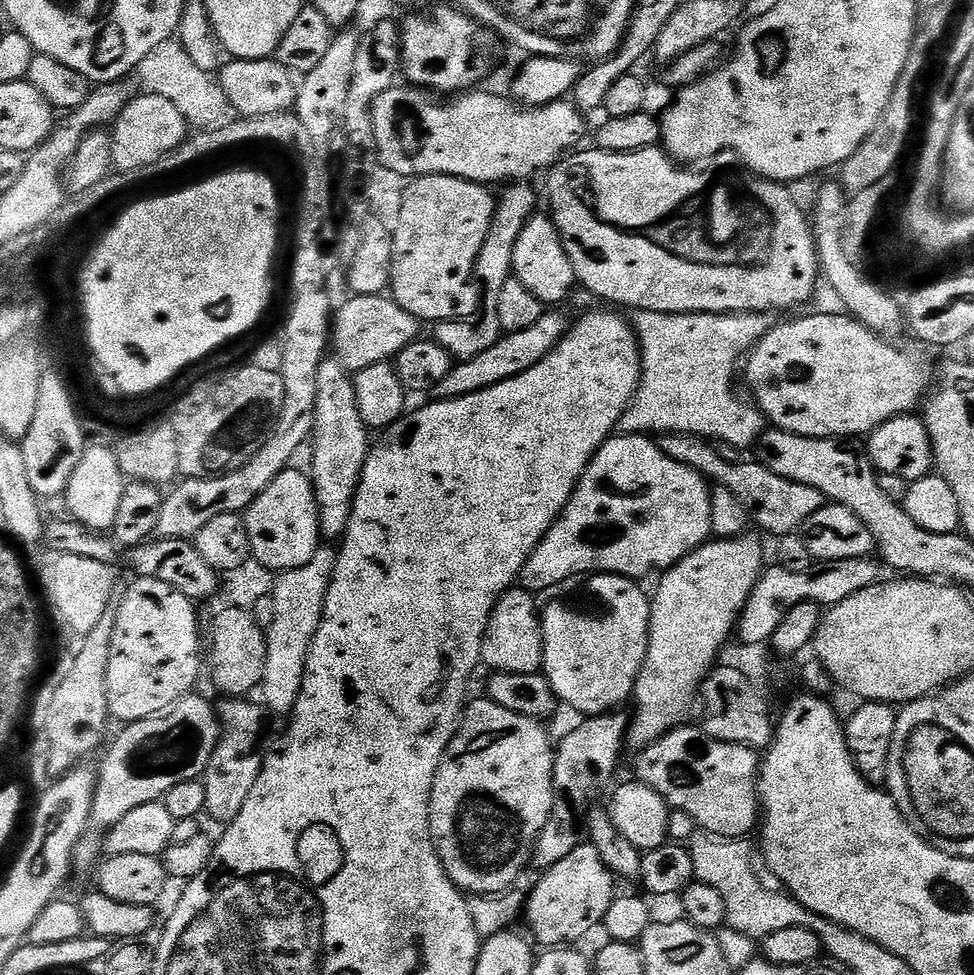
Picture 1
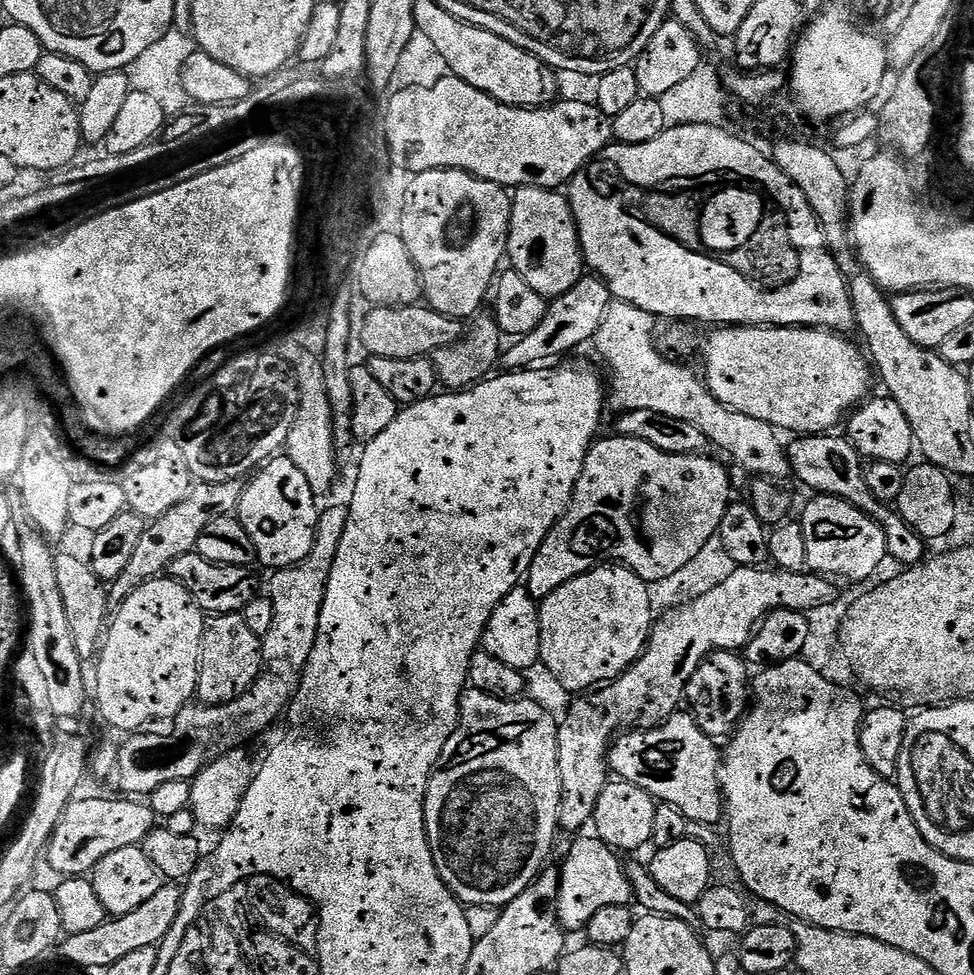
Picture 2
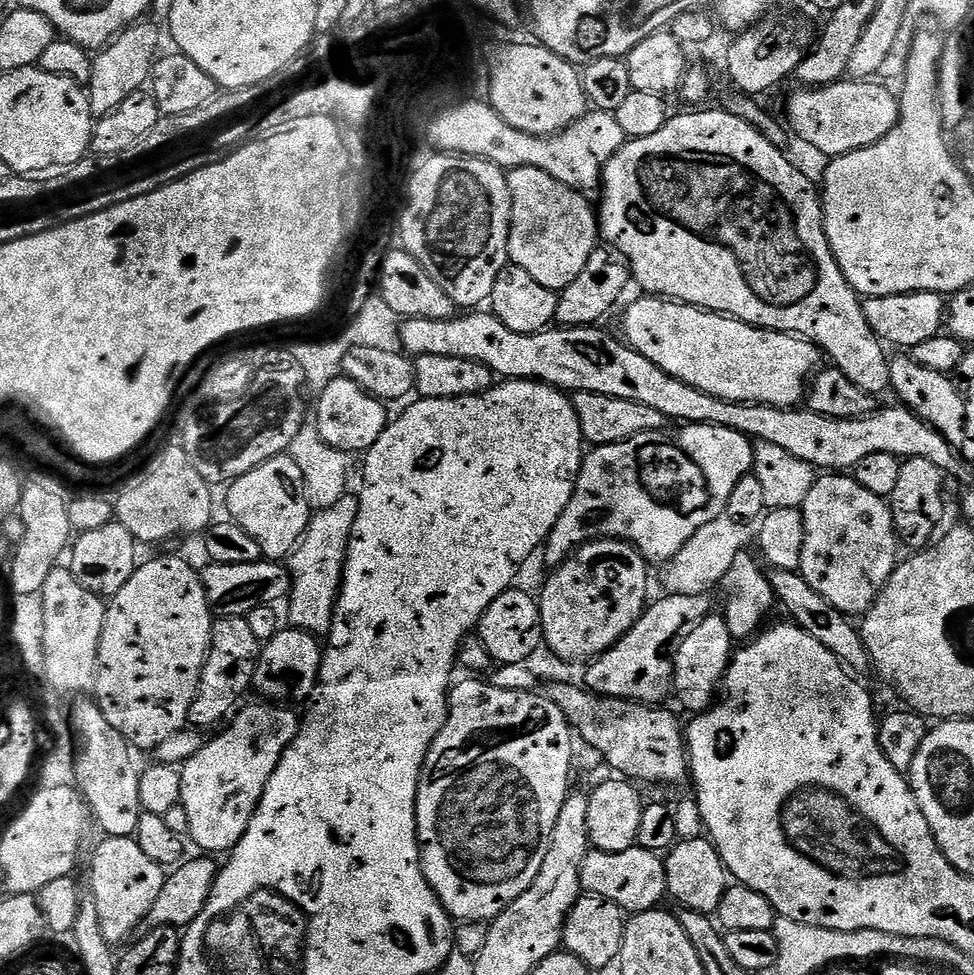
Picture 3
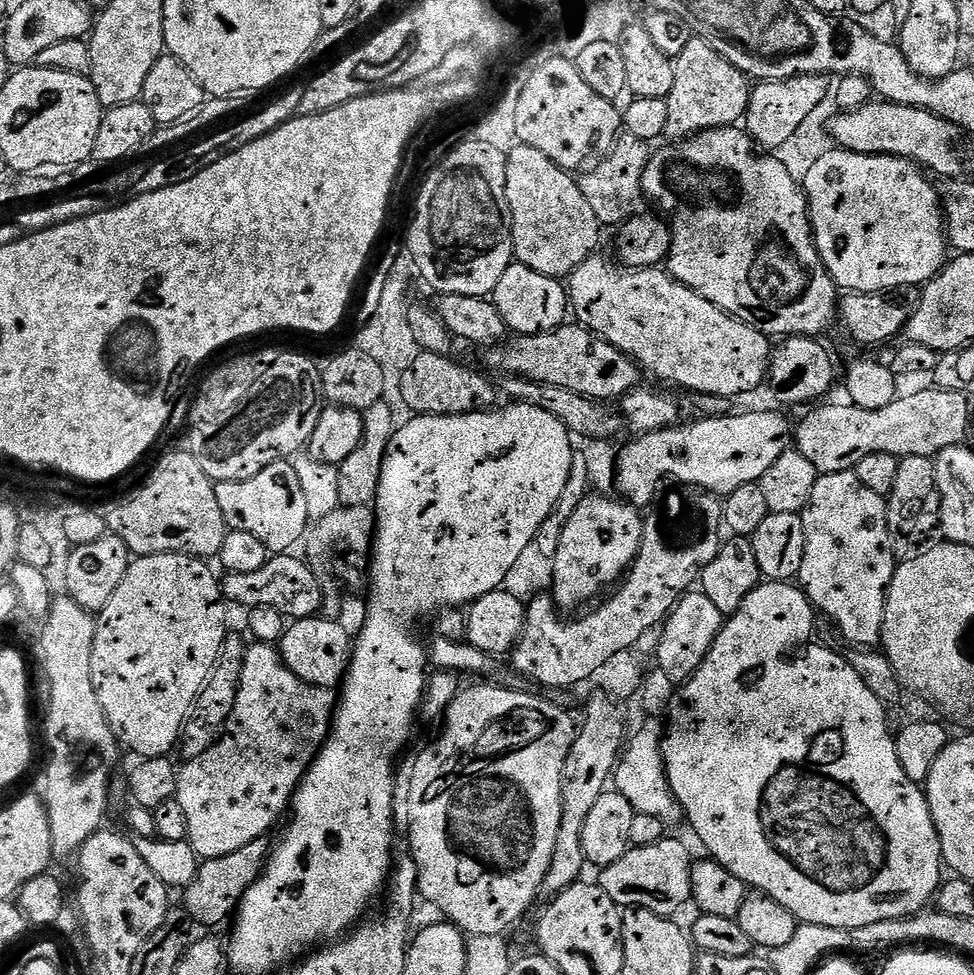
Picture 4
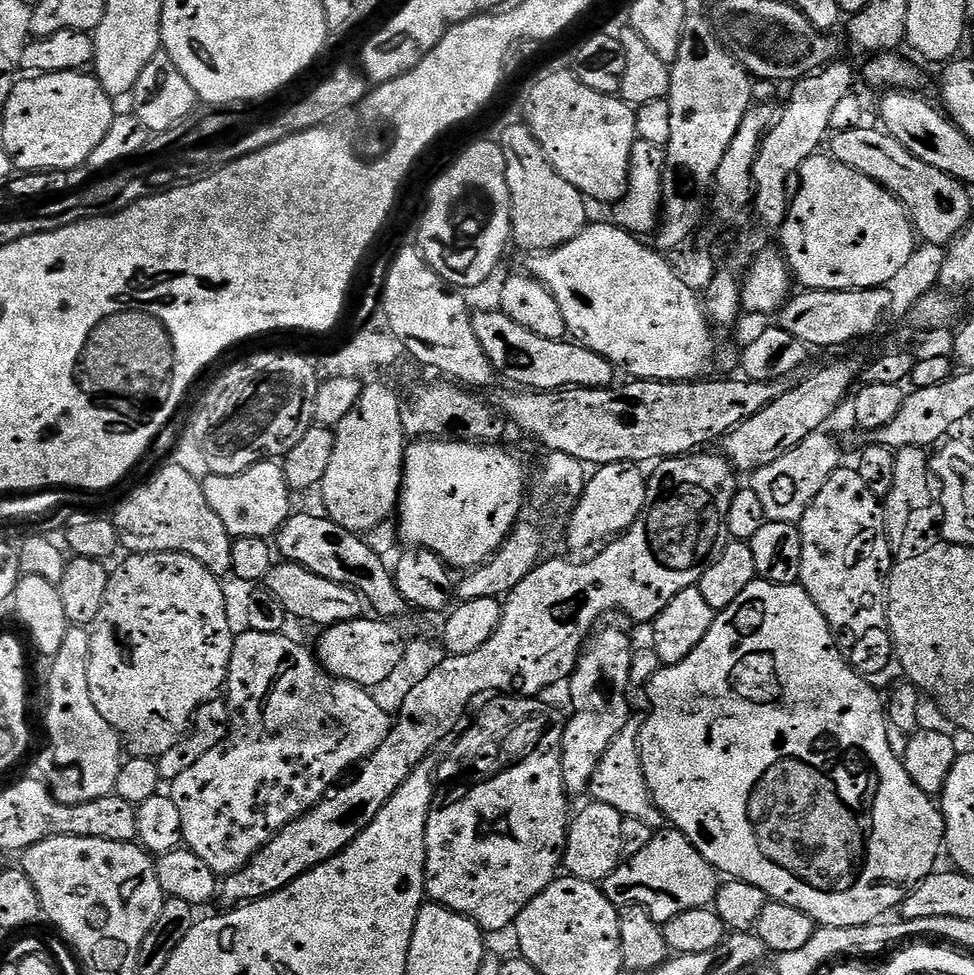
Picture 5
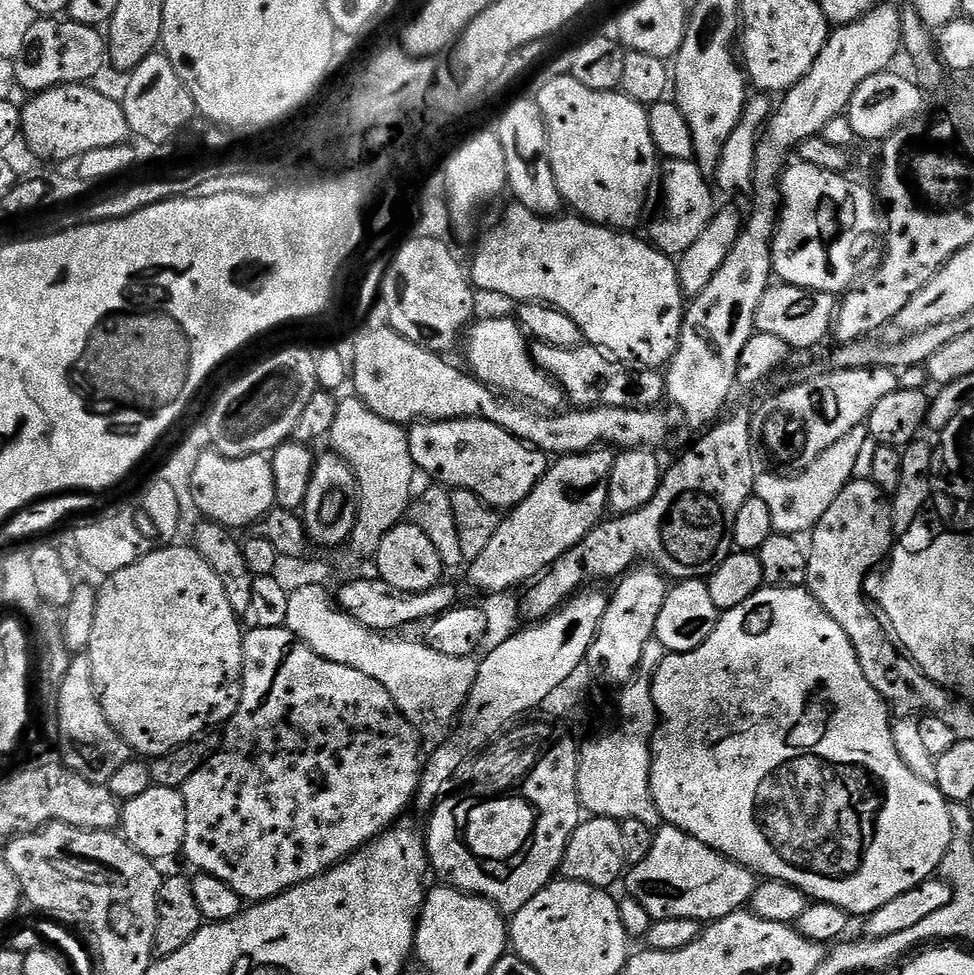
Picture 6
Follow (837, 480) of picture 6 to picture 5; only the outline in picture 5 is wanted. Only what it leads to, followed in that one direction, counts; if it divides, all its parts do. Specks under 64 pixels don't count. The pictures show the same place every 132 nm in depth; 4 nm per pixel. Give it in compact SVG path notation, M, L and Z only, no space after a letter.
M821 430L810 434L802 442L798 442L794 450L770 462L770 466L762 466L751 473L750 487L758 494L768 520L791 524L799 522L806 514L810 502L818 498L818 490L826 486L826 478L830 478L830 474L841 467L840 448L836 445L835 438L826 433L827 431Z

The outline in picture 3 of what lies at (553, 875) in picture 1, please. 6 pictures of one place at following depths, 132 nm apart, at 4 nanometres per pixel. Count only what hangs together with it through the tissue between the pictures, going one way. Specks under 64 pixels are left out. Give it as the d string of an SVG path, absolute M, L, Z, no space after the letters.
M642 847L622 850L621 852L597 852L589 851L586 862L582 862L582 874L580 875L580 887L587 895L604 896L610 902L624 909L625 913L650 912L657 907L660 899L665 899L668 891L666 882L666 870L664 860L659 855Z

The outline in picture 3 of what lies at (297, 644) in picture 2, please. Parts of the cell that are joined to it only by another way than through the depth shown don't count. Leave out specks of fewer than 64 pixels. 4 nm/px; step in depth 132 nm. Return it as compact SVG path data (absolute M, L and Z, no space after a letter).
M345 494L334 506L311 513L308 529L286 560L287 570L292 576L292 590L286 601L286 620L291 627L313 634L326 634L330 630L336 613L336 600L340 597L340 583L344 581L350 534L359 509L359 499L355 495Z

